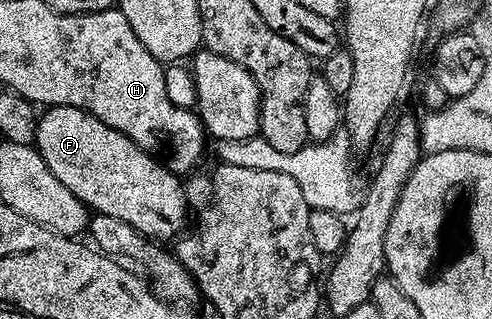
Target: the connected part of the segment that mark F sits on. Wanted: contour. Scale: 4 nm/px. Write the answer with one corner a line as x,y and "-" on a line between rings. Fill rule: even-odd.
53,105
44,113
47,114
39,117
34,146
45,159
45,163
49,163
49,171
53,171
53,175
57,175
57,179
61,179
61,183
65,183
65,187
69,187
69,191
73,191
73,195
77,195
77,199
81,199
84,205
95,213
113,215
113,219
129,223
129,227
152,239
175,239
188,228
189,210
184,182
176,174
169,172
163,162
152,157
125,135
121,135
121,131
109,128
101,123
101,119
83,109
72,105

